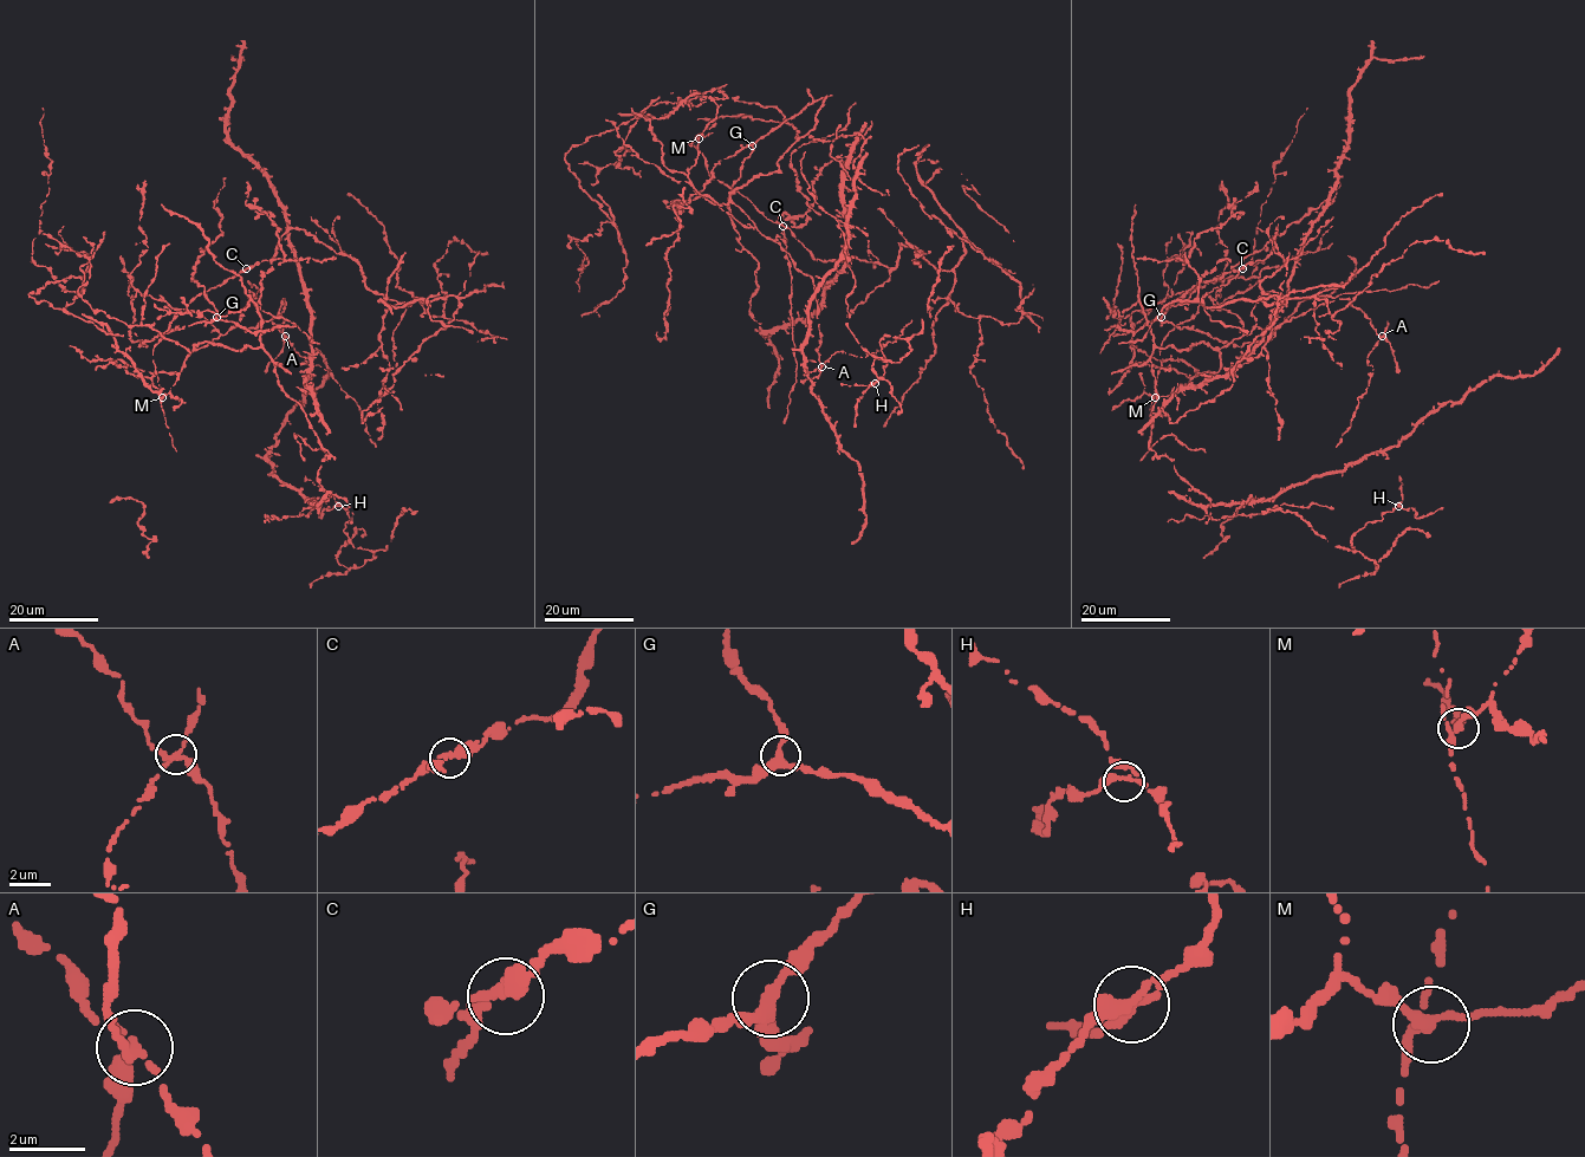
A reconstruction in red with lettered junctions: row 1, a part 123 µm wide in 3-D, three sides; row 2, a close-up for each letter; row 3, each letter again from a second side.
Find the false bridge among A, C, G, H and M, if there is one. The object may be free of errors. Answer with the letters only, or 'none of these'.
A

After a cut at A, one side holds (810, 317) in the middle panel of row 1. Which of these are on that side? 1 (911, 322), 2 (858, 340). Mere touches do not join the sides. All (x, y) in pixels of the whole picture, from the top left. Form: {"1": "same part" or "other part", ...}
{"1": "other part", "2": "same part"}

